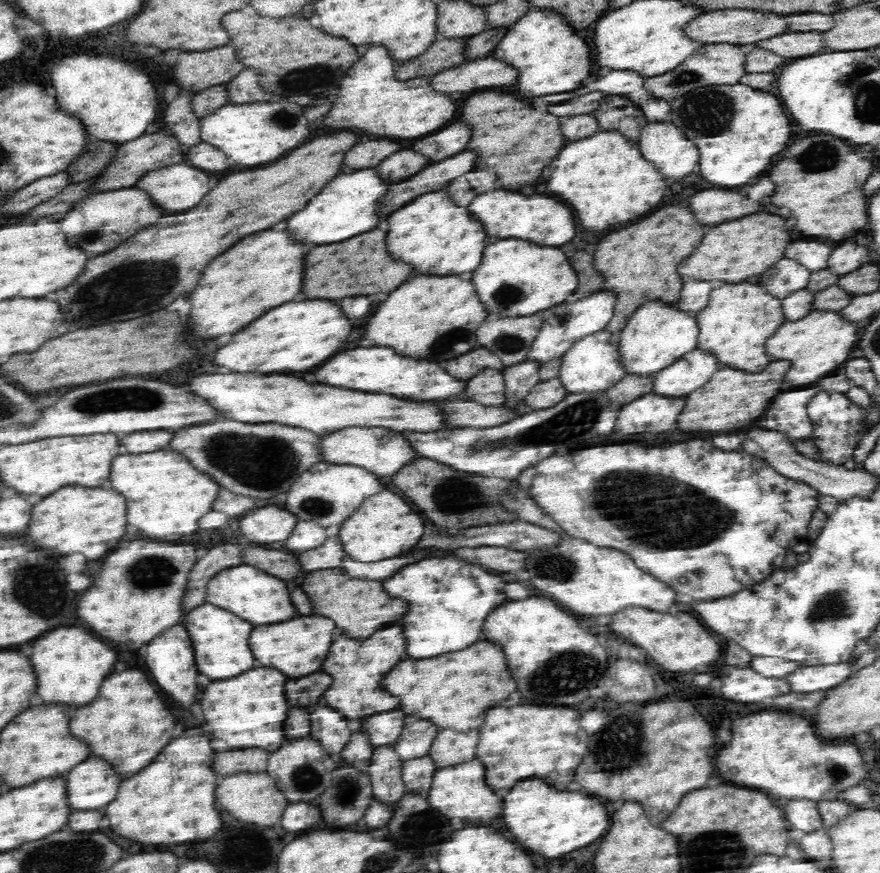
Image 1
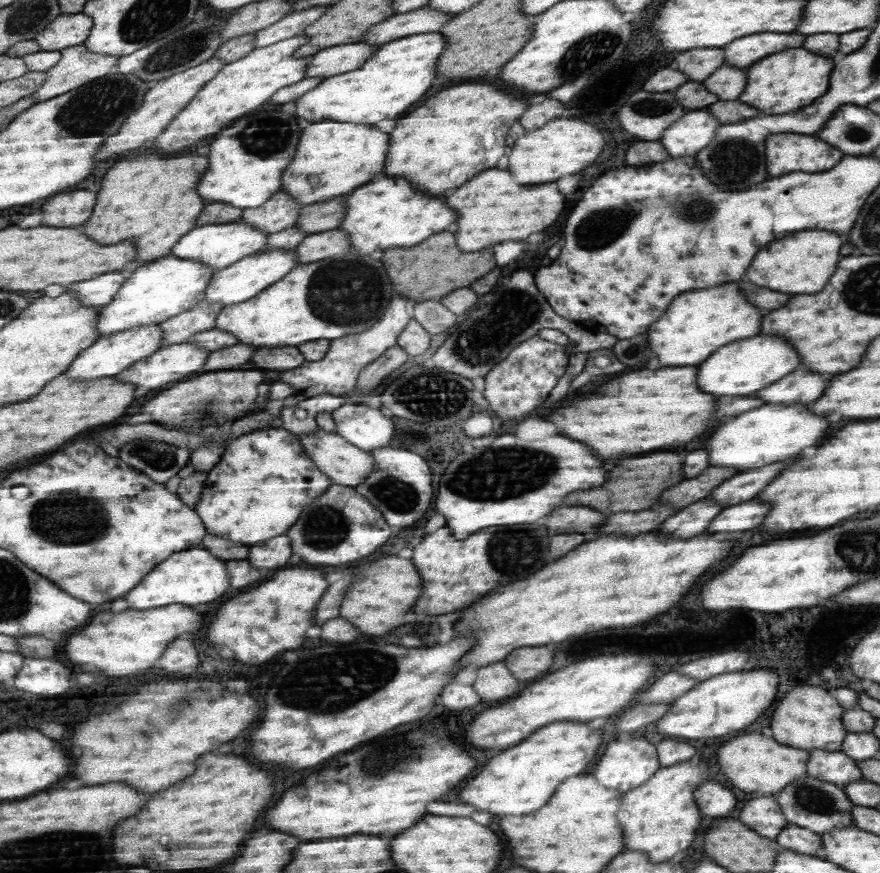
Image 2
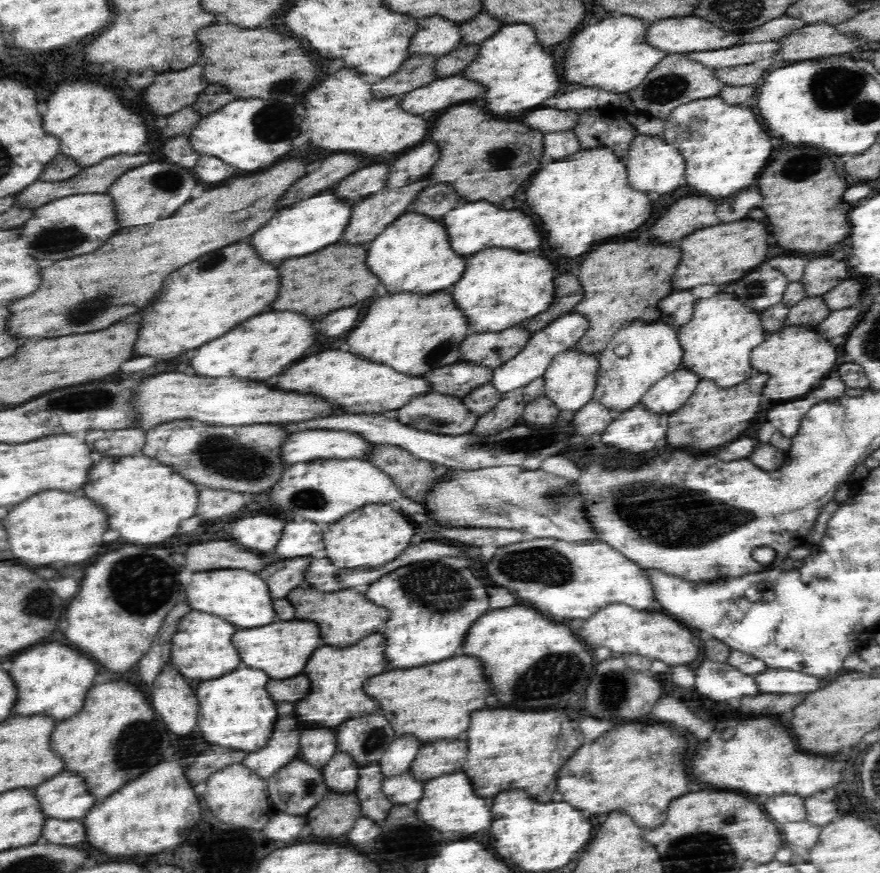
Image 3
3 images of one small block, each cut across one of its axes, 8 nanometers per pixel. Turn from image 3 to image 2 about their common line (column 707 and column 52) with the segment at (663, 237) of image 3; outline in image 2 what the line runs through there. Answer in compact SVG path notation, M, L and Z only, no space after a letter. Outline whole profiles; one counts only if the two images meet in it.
M76 190L62 196L52 196L42 206L42 226L50 224L56 228L72 228L80 226L88 220L92 208L94 208L96 194L88 190Z

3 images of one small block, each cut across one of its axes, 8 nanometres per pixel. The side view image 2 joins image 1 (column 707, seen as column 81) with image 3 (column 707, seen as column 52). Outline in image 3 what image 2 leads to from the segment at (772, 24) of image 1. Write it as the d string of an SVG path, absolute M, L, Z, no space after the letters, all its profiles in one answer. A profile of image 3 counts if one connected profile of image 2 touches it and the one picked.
M696 16L666 17L652 21L646 26L645 32L644 41L646 41L646 44L672 55L686 51L702 52L732 47L739 45L741 37L744 36L738 31L726 32L720 30L718 27L714 27L714 25L706 23Z

